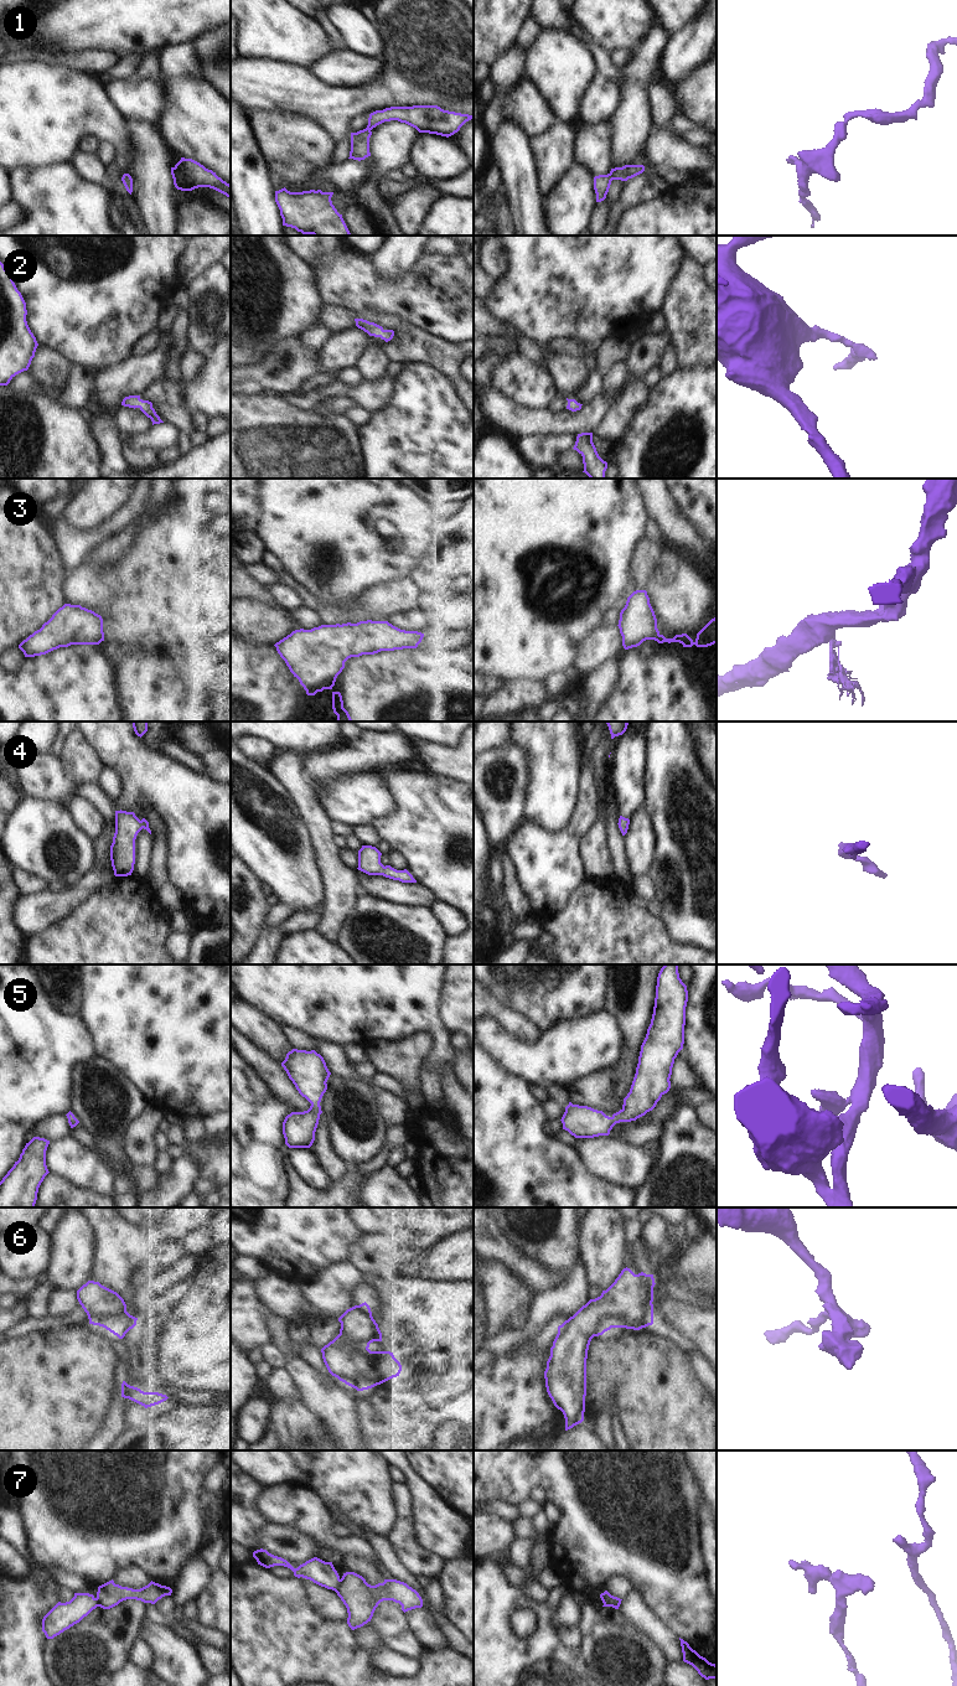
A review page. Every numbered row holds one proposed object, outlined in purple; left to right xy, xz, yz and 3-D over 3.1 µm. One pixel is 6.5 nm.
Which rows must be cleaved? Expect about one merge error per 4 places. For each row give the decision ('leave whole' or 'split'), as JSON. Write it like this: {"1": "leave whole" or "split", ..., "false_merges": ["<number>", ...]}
{"1": "leave whole", "2": "leave whole", "3": "split", "4": "leave whole", "5": "leave whole", "6": "leave whole", "7": "split", "false_merges": ["3", "7"]}

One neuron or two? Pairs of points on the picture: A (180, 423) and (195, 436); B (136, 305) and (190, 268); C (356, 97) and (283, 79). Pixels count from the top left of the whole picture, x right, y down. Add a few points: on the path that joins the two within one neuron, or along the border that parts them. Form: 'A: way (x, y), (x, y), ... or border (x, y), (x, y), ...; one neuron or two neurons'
A: border (194, 430), (189, 435); two neurons
B: border (185, 248), (176, 265), (179, 284); two neurons
C: way (337, 97), (309, 97), (301, 92); one neuron

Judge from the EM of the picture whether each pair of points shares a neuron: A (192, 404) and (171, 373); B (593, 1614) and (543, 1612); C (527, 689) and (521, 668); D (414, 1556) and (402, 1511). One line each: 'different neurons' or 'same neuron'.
A: different neurons
B: different neurons
C: different neurons
D: same neuron

